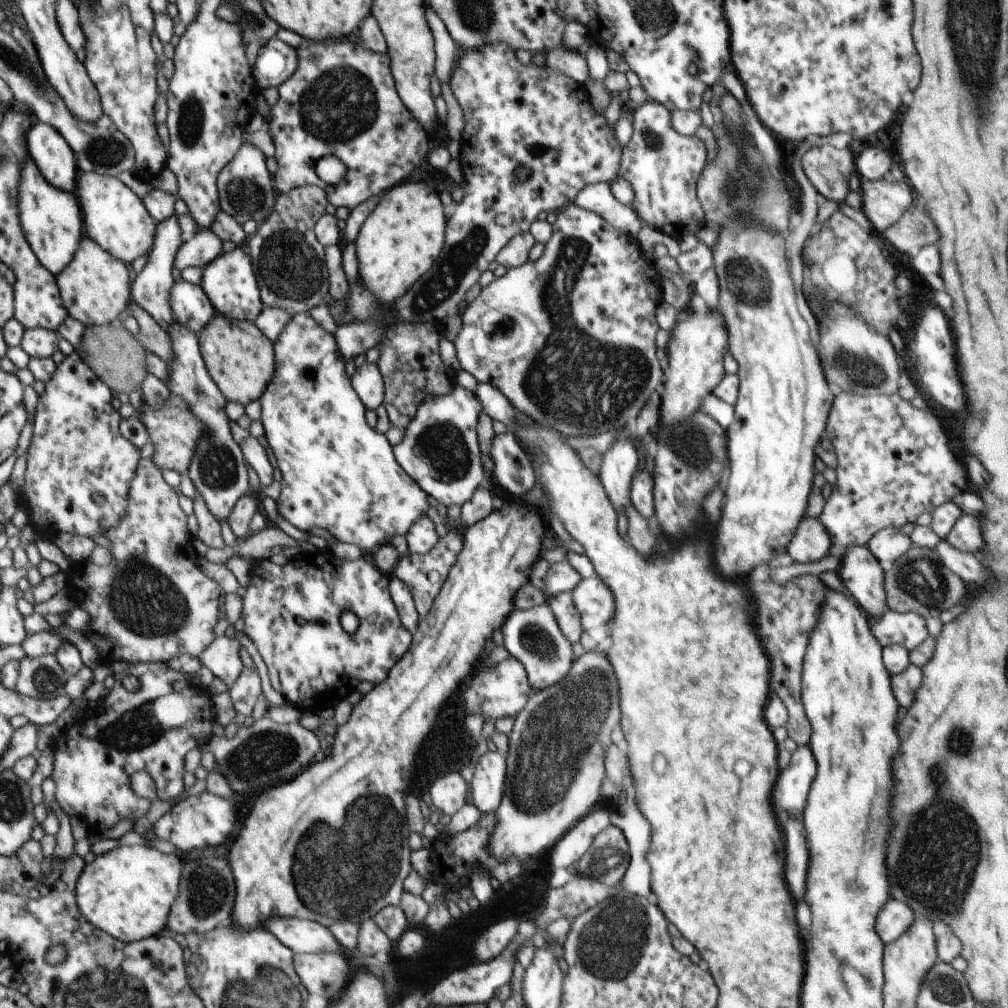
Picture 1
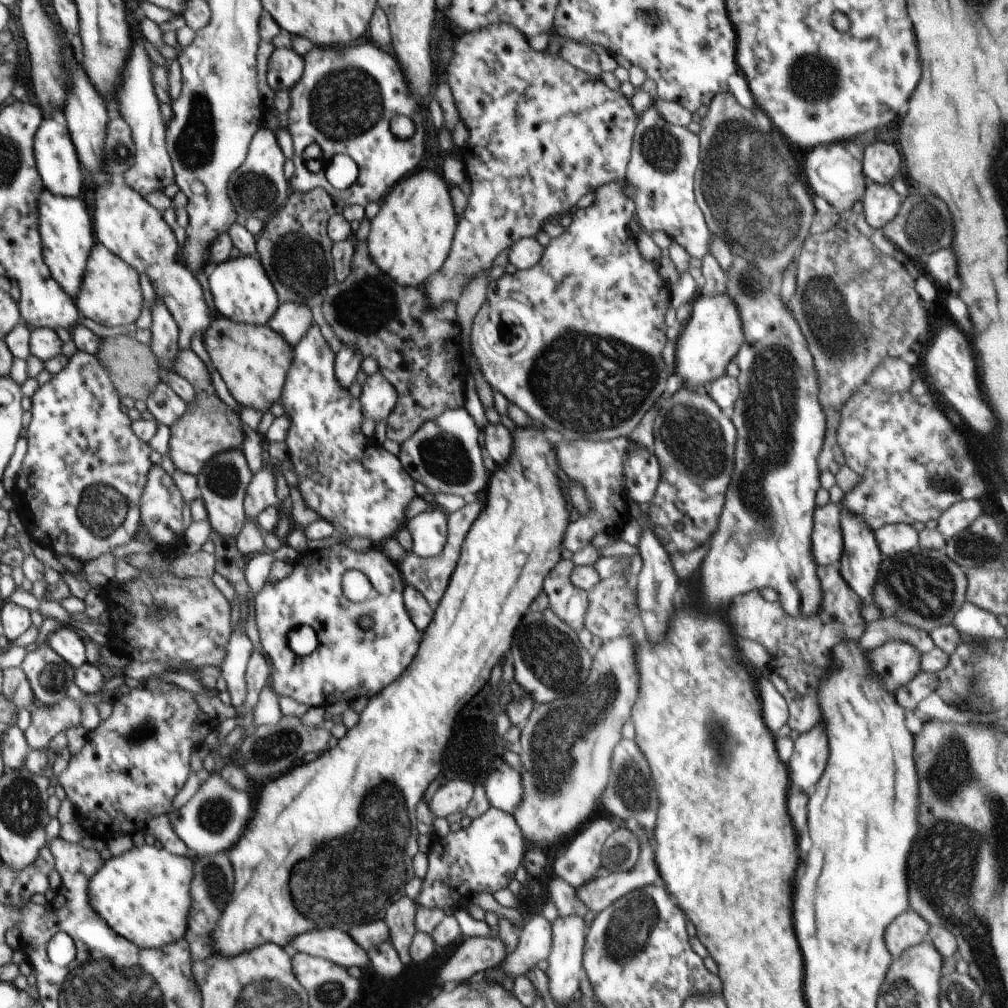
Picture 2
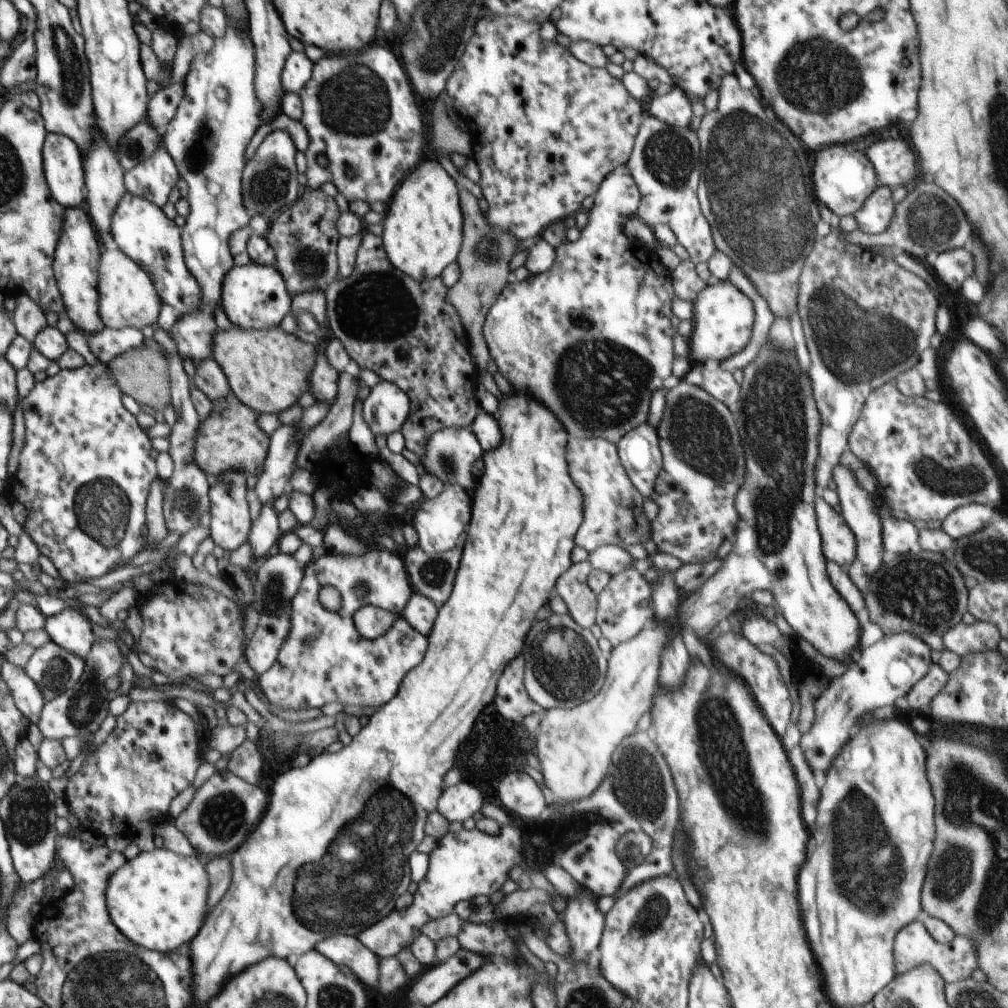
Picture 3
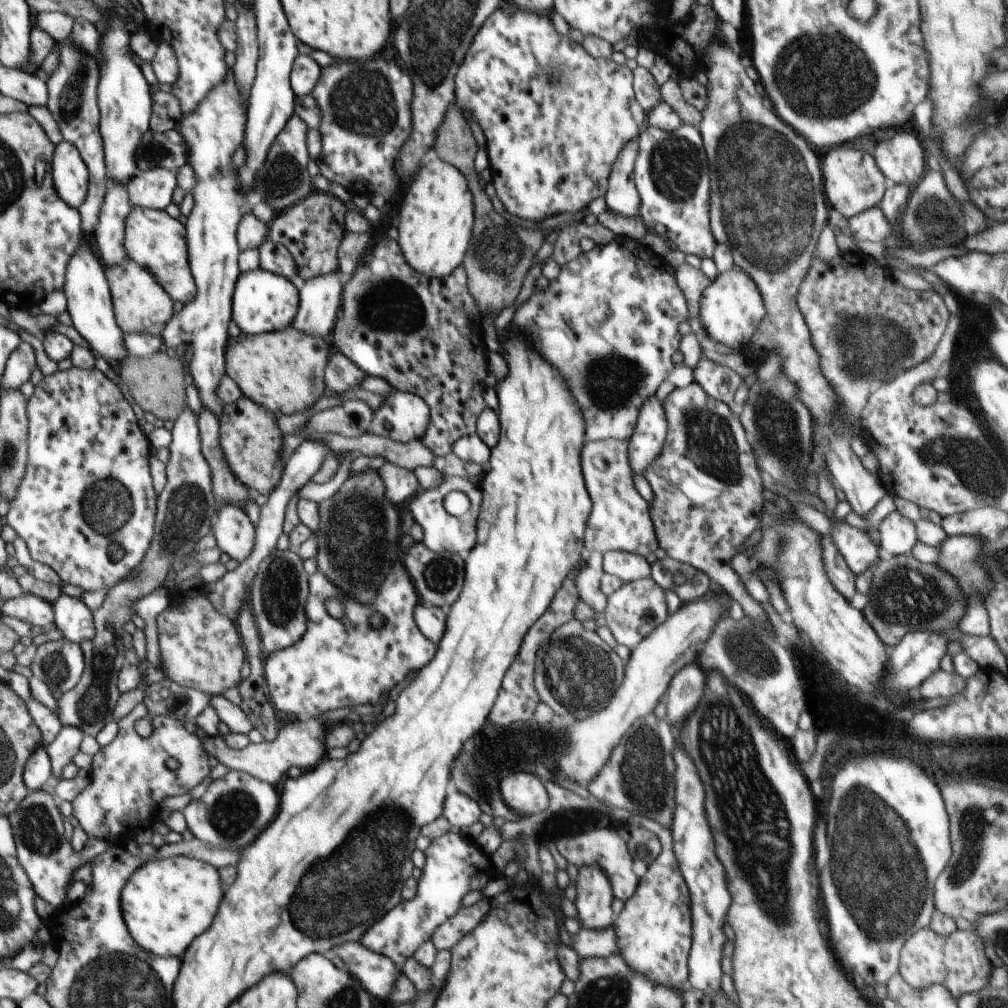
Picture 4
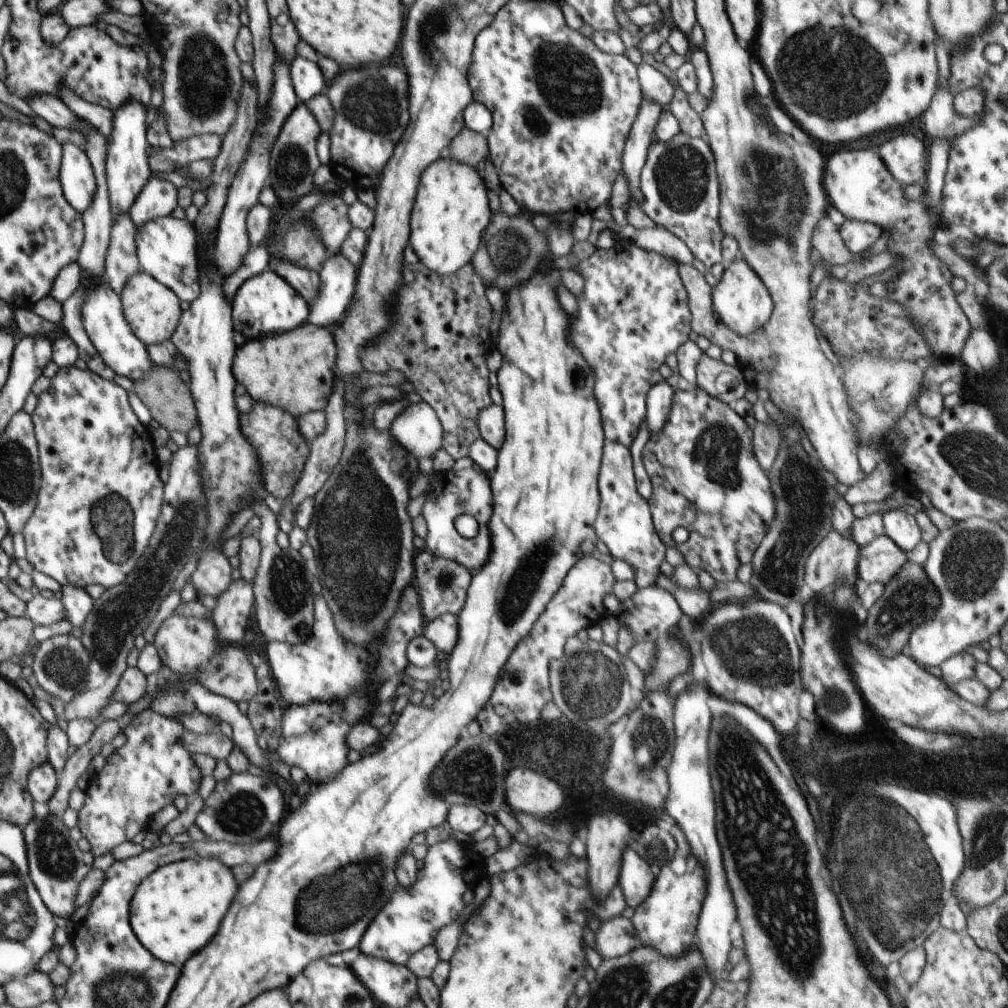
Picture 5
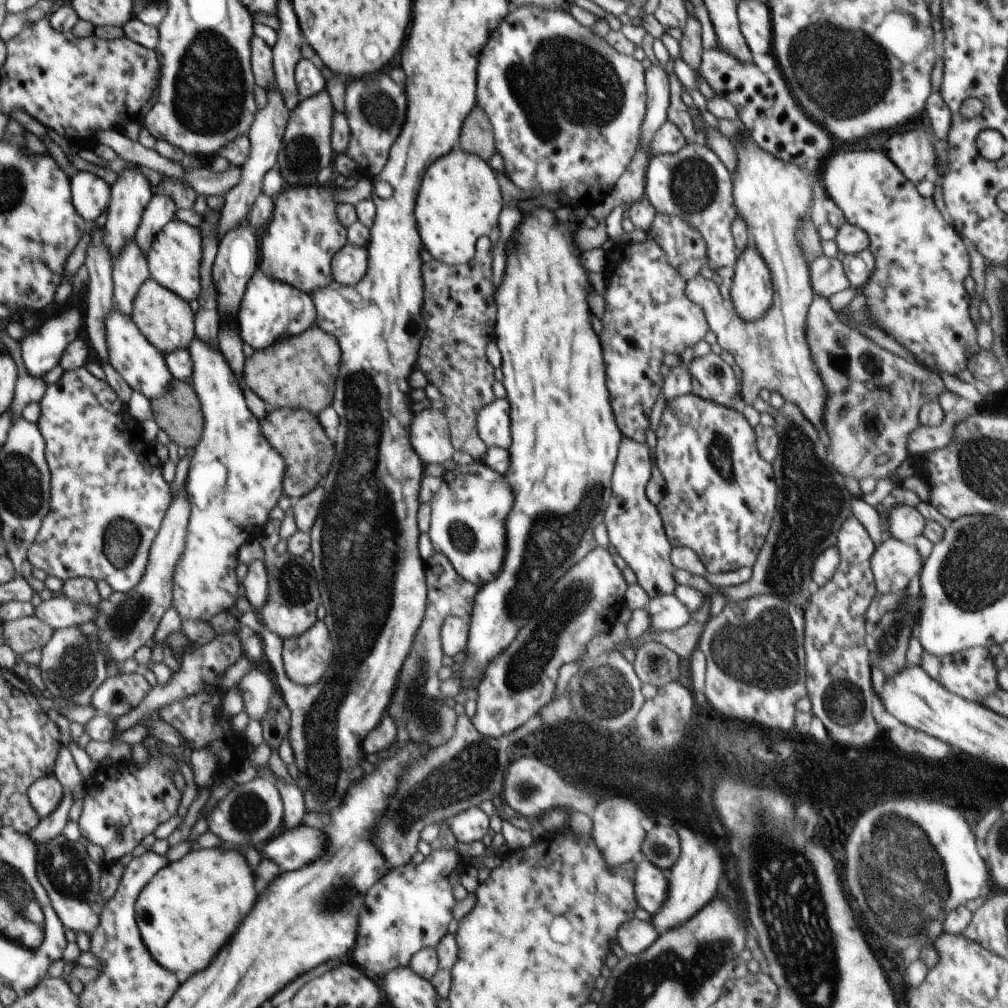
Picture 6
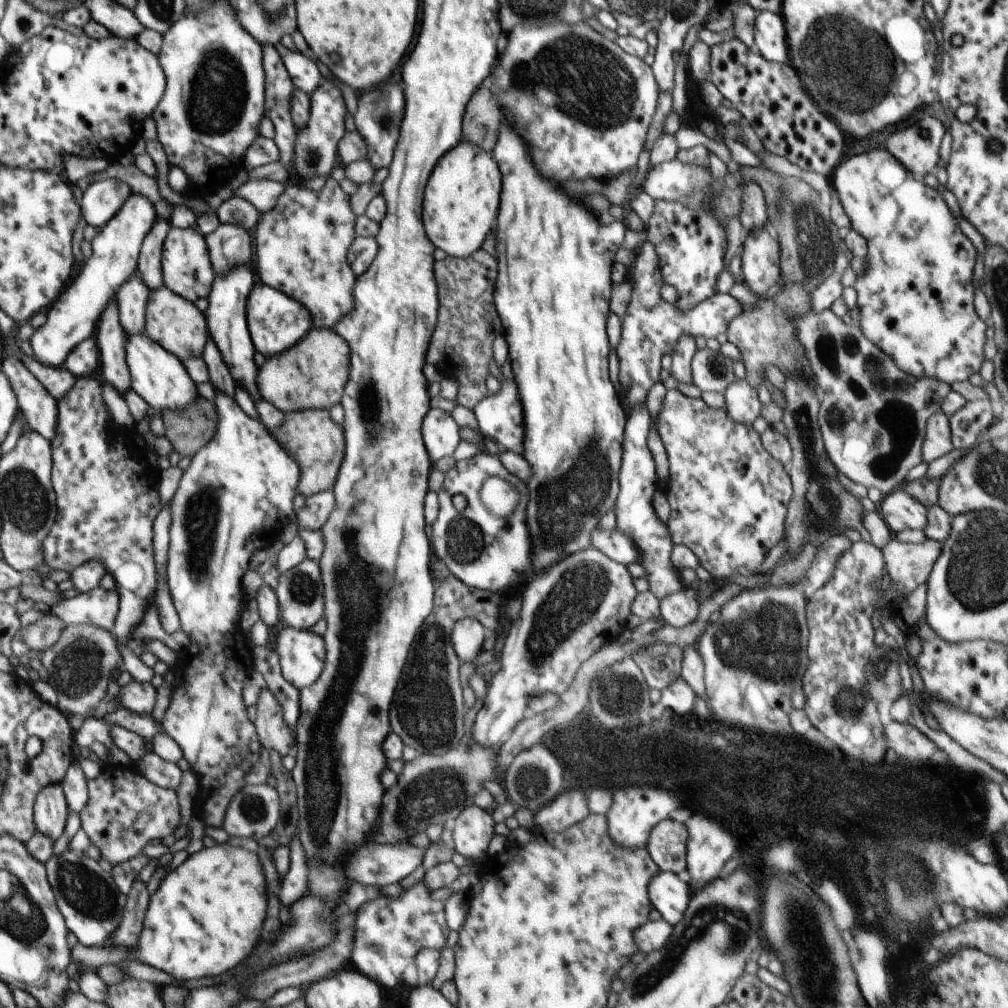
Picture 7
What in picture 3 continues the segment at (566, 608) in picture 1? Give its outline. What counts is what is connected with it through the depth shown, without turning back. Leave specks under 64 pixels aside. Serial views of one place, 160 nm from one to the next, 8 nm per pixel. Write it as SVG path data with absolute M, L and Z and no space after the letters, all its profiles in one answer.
M588 561L572 564L562 576L558 576L554 586L556 594L568 606L568 615L578 626L588 630L595 625L597 610L597 595L586 582L590 570L593 569Z

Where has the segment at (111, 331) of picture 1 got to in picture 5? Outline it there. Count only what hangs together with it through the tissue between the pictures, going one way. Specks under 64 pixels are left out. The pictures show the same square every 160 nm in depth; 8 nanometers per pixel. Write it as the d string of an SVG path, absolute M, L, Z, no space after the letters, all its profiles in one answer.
M153 364L145 378L134 382L134 386L138 398L147 406L152 418L169 432L177 430L187 435L198 424L196 405L182 370Z

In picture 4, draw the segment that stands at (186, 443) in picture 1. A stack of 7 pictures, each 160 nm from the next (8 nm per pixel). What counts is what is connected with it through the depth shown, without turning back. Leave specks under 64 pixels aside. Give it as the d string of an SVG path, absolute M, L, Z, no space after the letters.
M241 397L236 402L224 404L219 417L220 448L232 474L256 494L268 496L278 486L285 468L280 462L283 434L276 422L277 416L264 406Z

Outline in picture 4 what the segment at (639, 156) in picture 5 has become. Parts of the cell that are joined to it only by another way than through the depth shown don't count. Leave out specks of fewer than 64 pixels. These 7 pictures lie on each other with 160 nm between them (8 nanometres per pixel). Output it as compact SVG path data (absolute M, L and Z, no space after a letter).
M639 136L624 145L614 161L604 198L607 209L621 215L638 215L641 207L635 185L635 162L639 153Z

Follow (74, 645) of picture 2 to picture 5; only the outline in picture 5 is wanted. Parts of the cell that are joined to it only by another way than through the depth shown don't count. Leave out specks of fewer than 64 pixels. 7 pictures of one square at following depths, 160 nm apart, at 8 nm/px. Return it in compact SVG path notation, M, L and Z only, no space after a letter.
M73 584L63 585L59 593L65 608L64 619L70 621L76 628L82 628L86 617L94 606L95 600L85 588Z

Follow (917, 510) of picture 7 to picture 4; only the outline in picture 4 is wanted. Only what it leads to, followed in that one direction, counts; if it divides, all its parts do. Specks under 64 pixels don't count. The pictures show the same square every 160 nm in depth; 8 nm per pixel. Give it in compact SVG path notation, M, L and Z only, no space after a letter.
M892 511L879 524L879 548L886 557L898 557L911 552L917 543L915 523L899 511Z

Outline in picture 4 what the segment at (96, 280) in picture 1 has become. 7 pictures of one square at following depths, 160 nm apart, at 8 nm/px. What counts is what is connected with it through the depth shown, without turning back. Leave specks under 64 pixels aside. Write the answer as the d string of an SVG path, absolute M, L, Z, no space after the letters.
M132 259L122 265L108 267L108 279L114 298L115 314L124 333L160 335L173 317L174 301L158 284L155 276Z

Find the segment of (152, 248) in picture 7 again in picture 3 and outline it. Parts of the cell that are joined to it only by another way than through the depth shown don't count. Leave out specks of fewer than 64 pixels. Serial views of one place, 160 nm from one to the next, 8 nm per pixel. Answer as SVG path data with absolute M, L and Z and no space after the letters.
M160 144L148 160L137 162L131 170L124 170L126 191L152 202L160 209L169 203L170 194L180 178L178 168L164 144Z

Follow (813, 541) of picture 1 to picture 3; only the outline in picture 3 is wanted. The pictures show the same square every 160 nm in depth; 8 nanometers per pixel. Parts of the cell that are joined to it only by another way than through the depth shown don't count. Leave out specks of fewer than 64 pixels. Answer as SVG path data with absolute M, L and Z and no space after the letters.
M822 494L815 500L818 531L827 562L847 570L856 558L856 540L844 518L824 502Z

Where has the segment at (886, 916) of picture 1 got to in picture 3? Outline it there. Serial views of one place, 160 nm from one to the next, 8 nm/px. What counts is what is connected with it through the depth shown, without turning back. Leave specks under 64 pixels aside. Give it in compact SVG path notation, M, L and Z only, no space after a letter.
M920 919L913 921L898 932L893 947L893 960L895 961L895 975L904 975L921 965L929 965L942 976L945 984L971 979L974 970L979 968L977 946L972 939L956 935L951 942L945 944L935 942Z

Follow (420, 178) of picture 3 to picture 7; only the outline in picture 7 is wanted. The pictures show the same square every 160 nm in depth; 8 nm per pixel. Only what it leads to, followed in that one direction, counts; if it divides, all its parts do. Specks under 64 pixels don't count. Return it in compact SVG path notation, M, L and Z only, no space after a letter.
M466 140L444 154L428 180L423 200L424 228L435 248L441 248L452 258L466 258L480 249L496 222L500 186L502 174L498 163L484 147L474 148Z

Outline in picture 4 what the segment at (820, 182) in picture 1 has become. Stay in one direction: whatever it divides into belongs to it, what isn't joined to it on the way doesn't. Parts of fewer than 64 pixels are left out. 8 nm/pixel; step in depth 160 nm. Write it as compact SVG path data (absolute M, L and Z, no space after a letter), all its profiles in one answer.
M848 146L832 148L822 160L821 171L828 207L838 210L847 219L872 208L872 206L879 206L882 202L882 196L889 186L886 177L876 166L870 148L868 148L868 152L848 148Z

